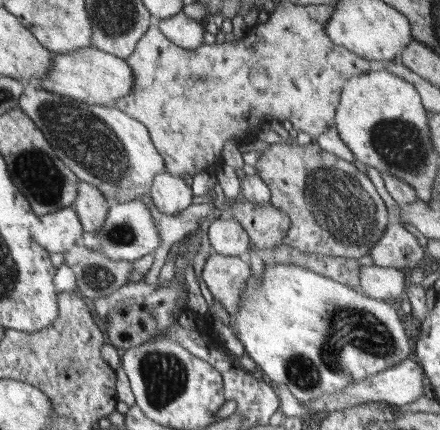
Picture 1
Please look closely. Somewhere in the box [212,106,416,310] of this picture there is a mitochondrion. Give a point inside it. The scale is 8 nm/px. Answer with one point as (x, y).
(336, 201)

